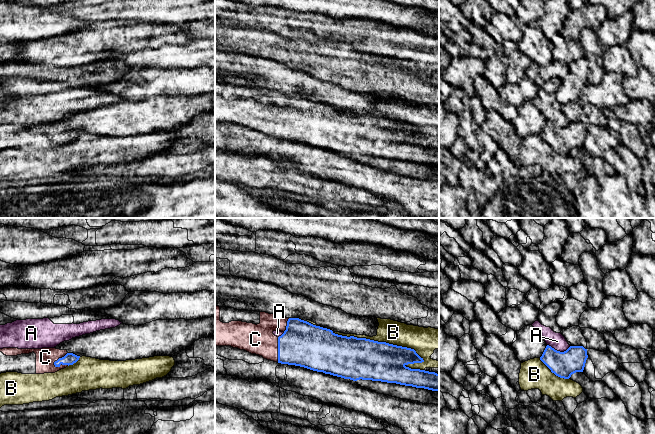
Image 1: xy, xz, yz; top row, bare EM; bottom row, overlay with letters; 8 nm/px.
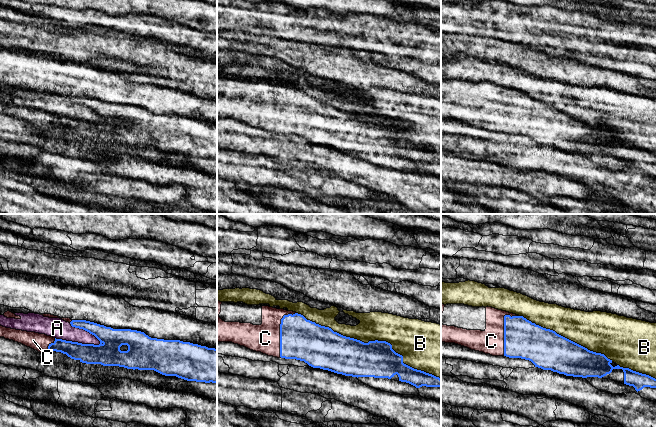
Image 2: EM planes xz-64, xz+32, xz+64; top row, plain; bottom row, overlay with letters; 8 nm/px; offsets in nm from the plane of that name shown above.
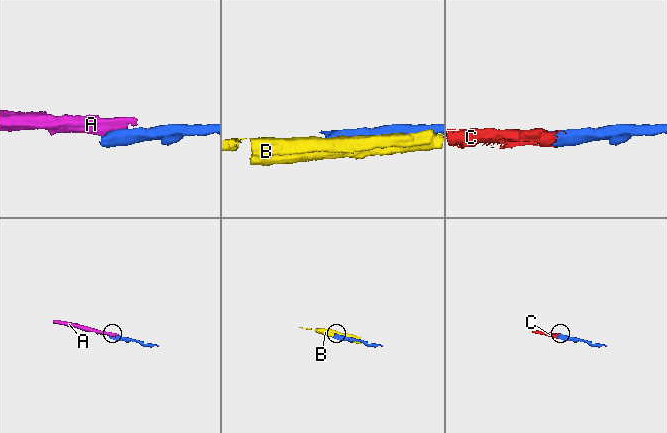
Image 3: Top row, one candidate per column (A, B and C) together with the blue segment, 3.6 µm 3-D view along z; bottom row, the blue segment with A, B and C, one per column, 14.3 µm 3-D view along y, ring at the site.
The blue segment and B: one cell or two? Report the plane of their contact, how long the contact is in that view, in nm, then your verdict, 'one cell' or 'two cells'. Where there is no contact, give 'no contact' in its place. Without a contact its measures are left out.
meets blue in xz; contact 800 nm long; two cells

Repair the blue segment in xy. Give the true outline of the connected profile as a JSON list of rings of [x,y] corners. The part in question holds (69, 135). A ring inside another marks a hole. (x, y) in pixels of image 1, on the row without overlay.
[[[56,124],[0,125],[0,150],[18,148],[22,150],[55,149],[73,141],[80,132]]]

